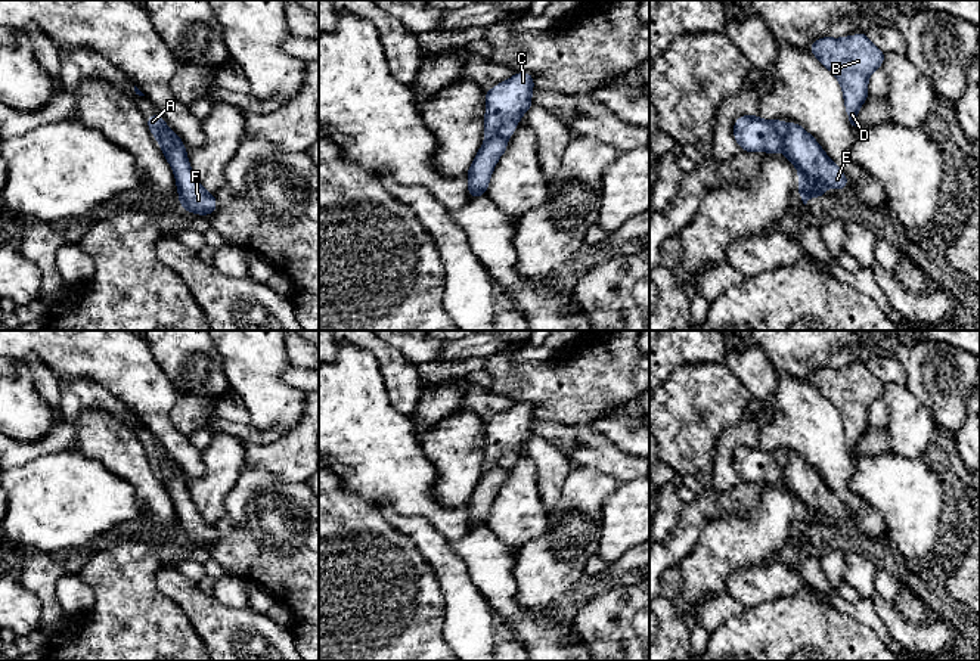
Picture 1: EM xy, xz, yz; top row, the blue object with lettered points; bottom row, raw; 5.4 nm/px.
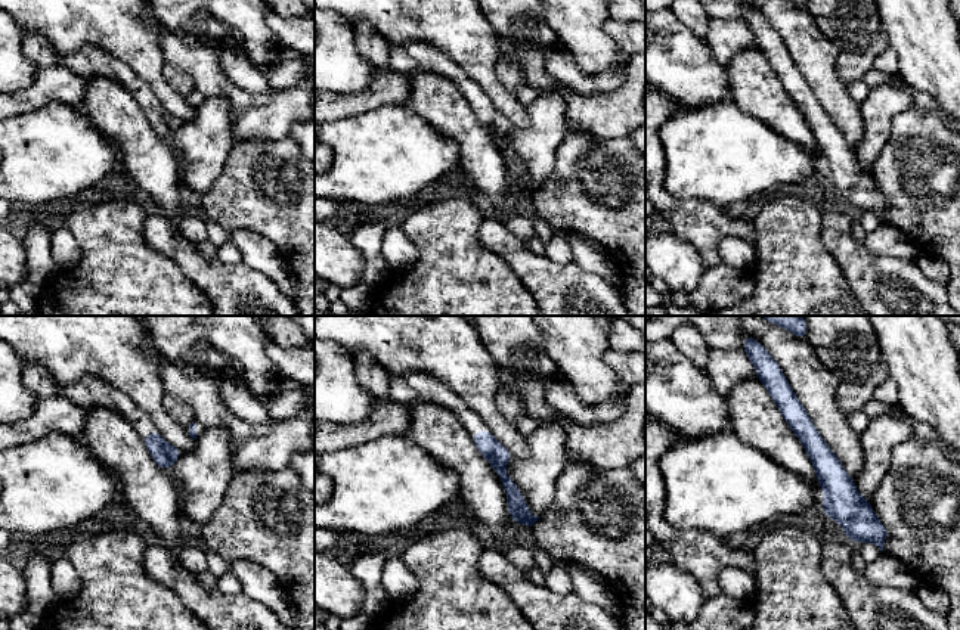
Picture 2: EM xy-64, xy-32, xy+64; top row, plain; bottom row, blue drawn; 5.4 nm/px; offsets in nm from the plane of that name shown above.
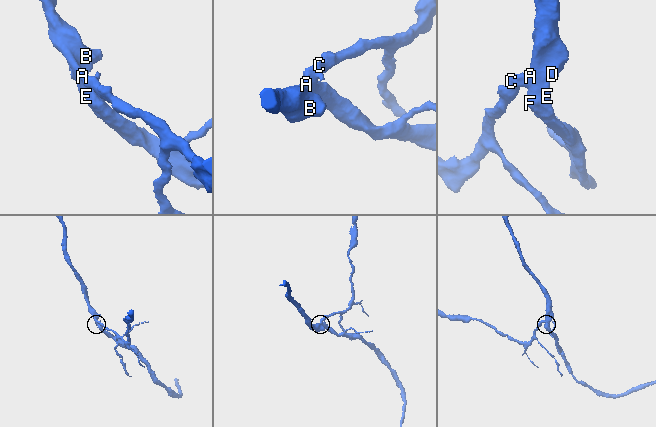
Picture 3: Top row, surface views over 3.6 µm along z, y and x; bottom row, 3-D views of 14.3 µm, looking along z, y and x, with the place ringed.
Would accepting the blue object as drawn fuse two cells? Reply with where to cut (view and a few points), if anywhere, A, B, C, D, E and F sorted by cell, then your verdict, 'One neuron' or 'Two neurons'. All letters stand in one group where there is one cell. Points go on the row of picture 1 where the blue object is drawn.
Split along xy (157, 136), (173, 135), (180, 140). Groups: A C / B D E F. Two neurons

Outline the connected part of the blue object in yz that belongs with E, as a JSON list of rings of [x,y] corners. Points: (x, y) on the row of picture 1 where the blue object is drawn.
[[[798,122],[788,125],[784,153],[798,171],[797,190],[804,205],[812,196],[825,199],[827,187],[838,190],[847,187],[849,180],[843,170]]]

